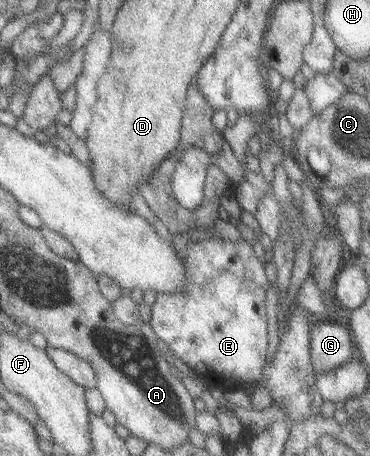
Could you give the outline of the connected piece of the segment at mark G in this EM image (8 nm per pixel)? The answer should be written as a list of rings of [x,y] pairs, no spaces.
[[[324,320],[311,326],[309,341],[310,362],[314,374],[335,370],[351,360],[353,342],[343,323]]]

